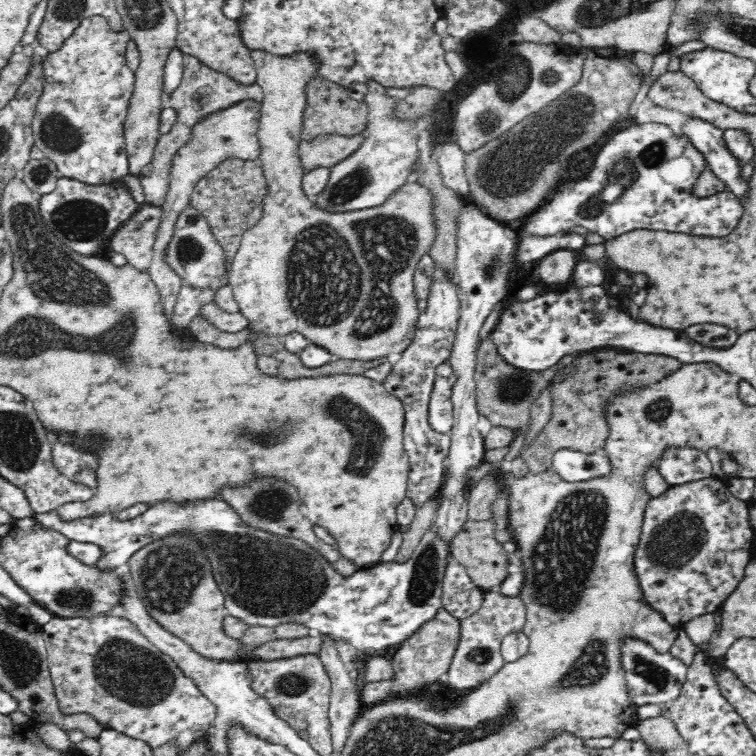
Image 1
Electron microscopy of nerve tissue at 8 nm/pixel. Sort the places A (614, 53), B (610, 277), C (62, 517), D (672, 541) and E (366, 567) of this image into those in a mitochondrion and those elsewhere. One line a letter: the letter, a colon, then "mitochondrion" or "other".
A: other
B: other
C: other
D: mitochondrion
E: other

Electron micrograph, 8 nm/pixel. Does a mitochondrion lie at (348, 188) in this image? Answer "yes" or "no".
yes

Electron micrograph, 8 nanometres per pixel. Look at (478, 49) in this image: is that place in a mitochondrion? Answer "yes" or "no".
no

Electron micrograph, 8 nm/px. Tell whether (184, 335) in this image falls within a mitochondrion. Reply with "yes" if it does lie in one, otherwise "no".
no

